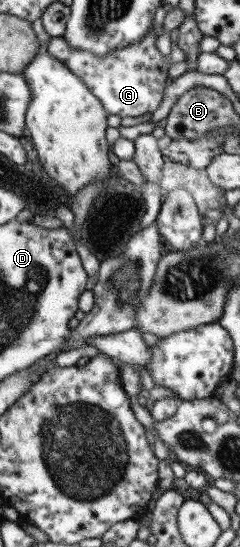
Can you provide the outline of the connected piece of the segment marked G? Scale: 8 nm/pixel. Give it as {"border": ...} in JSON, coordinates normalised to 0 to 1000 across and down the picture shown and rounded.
{"border":[[[617,64],[588,77],[446,97],[438,104],[404,104],[363,93],[296,90],[258,68],[213,68],[183,91],[346,150],[446,208],[479,208],[496,216],[563,216],[604,205],[638,205],[700,155],[692,139],[704,113],[654,95],[642,80],[646,73]]]}

